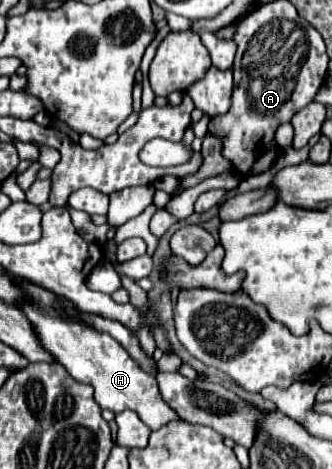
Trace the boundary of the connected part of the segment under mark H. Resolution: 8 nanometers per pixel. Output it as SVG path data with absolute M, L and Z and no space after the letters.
M23 307L23 311L37 329L41 345L55 357L55 361L61 363L75 381L91 385L95 389L95 403L101 409L109 409L113 413L131 409L151 431L161 429L169 421L179 421L179 415L163 401L157 379L141 371L139 365L129 357L129 353L125 353L125 349L117 341L113 341L113 337L109 337L107 333L97 333L95 329L81 323L57 319L55 315L41 315L35 311L35 307Z

